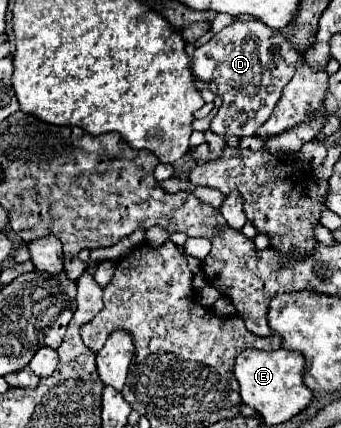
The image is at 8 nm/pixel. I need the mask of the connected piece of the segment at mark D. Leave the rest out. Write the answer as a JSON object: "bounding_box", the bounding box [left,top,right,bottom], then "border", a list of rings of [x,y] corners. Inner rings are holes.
{"bounding_box":[193,21,299,103],"border":[[[235,21],[233,25],[215,33],[207,43],[193,53],[193,75],[215,83],[219,95],[227,95],[235,87],[235,95],[259,95],[263,103],[277,103],[283,87],[291,81],[299,53],[281,35],[279,29],[267,27],[259,21]]]}

